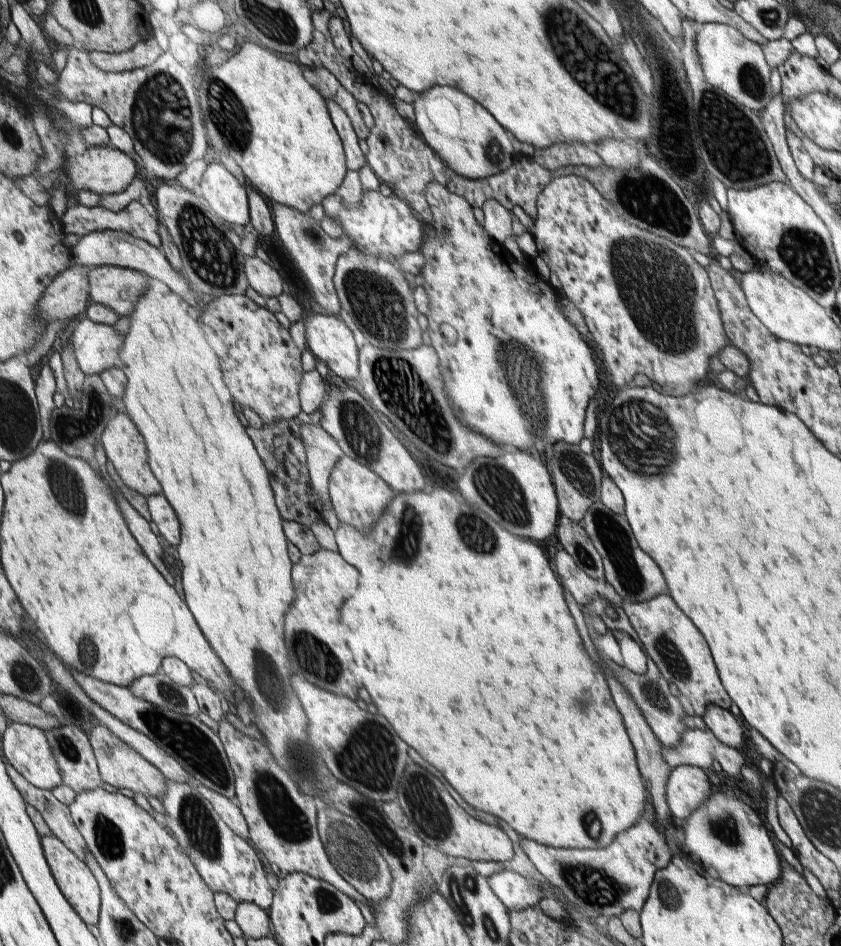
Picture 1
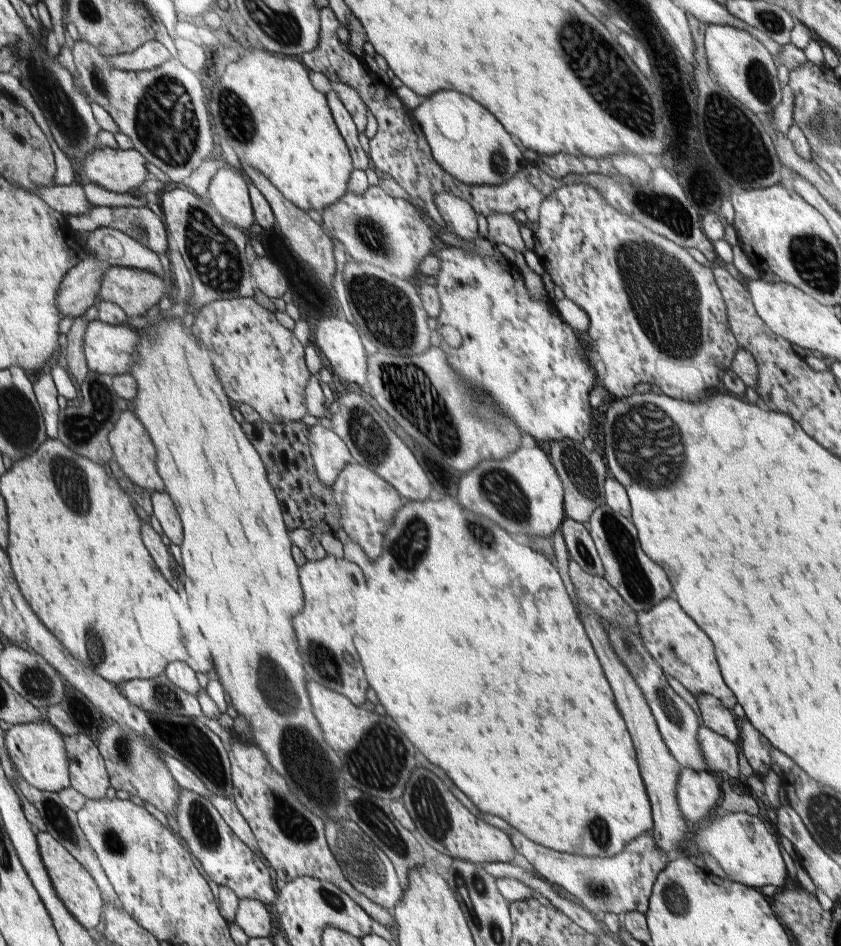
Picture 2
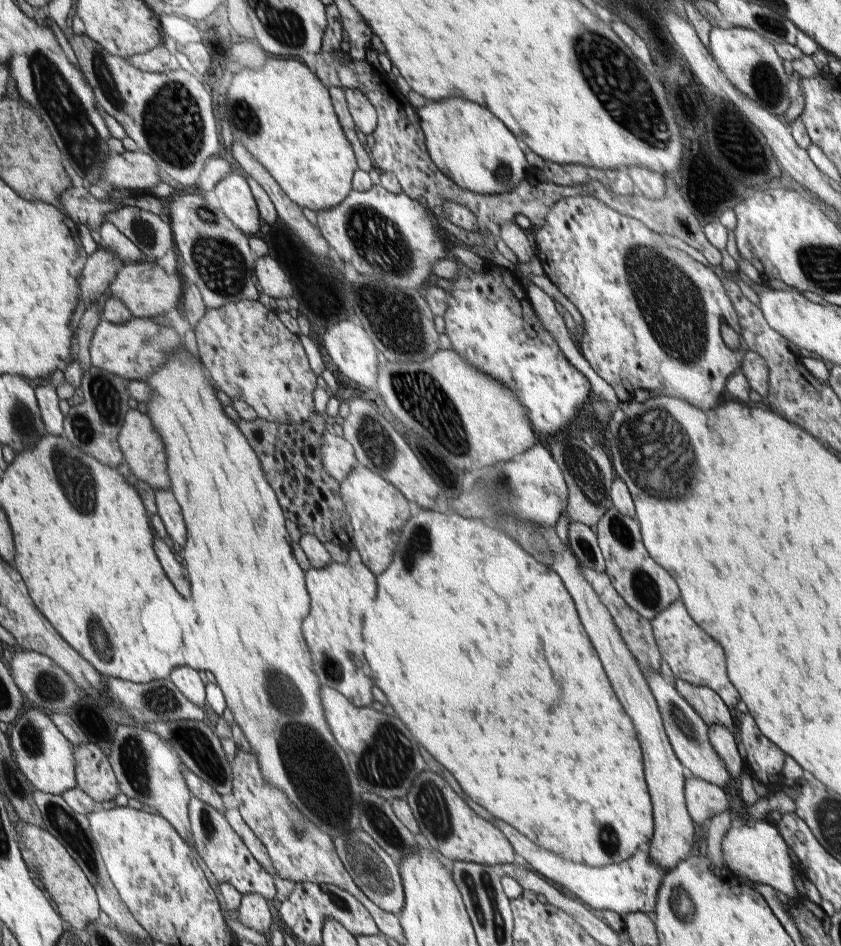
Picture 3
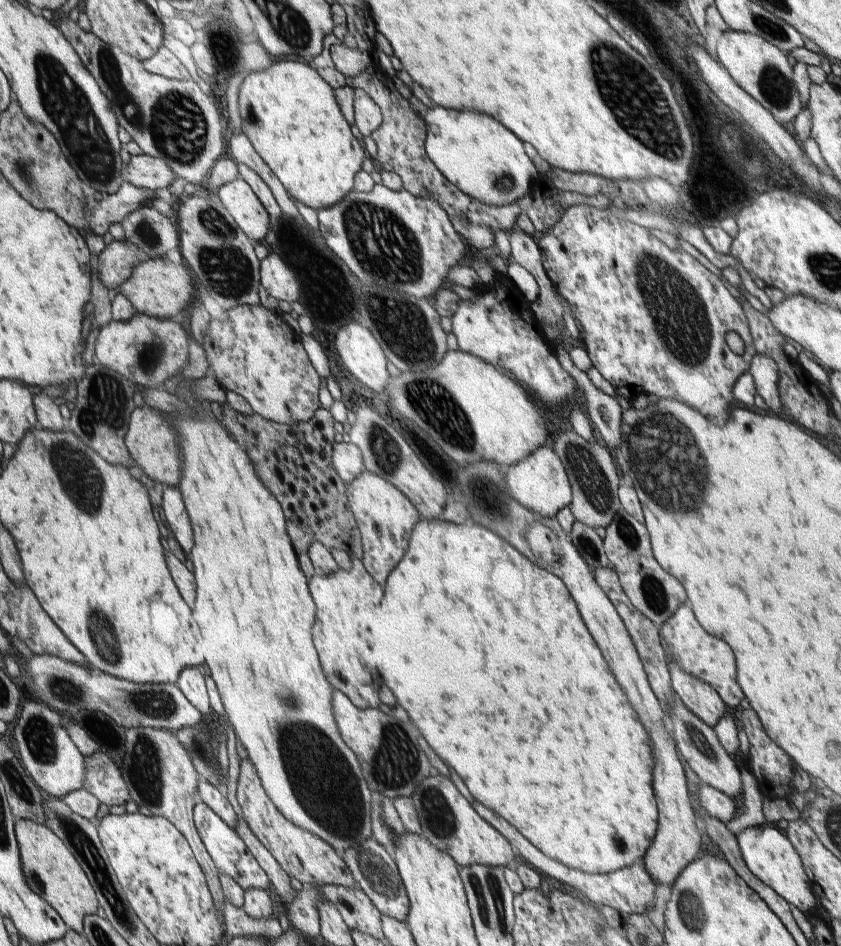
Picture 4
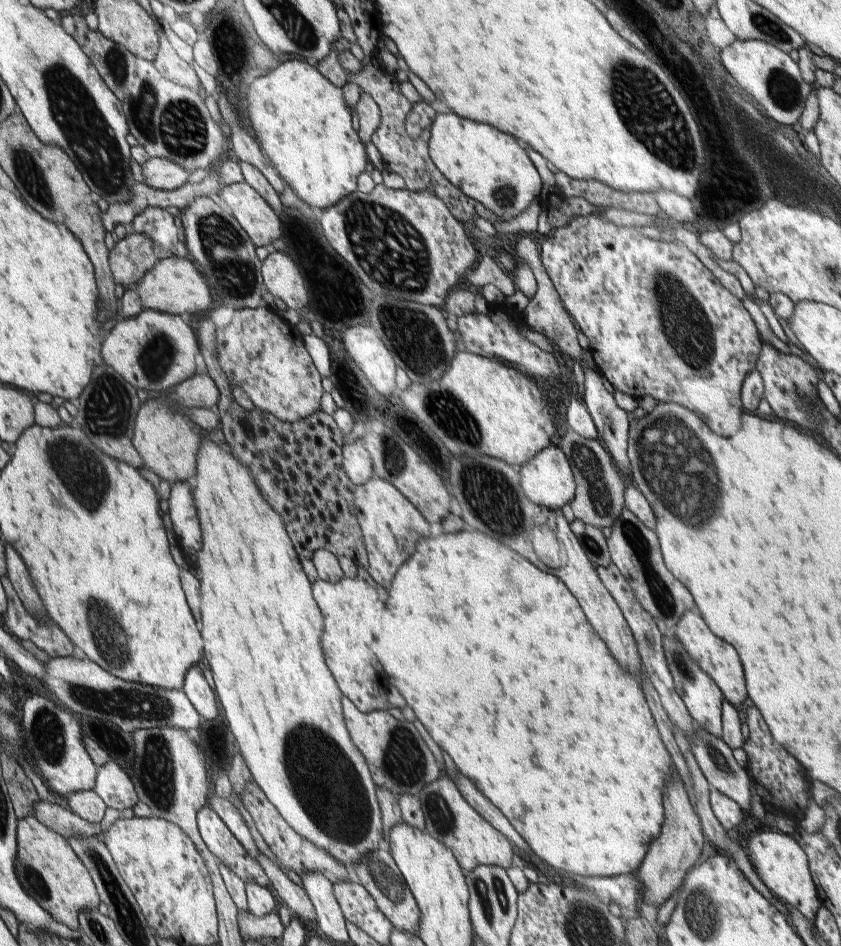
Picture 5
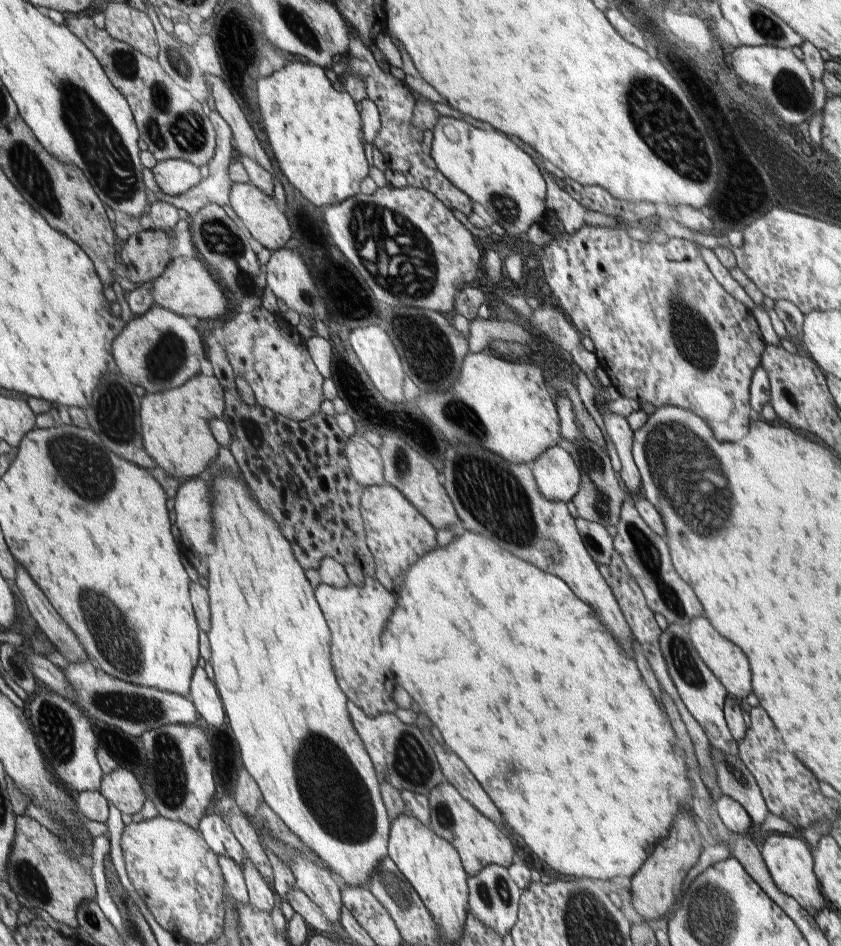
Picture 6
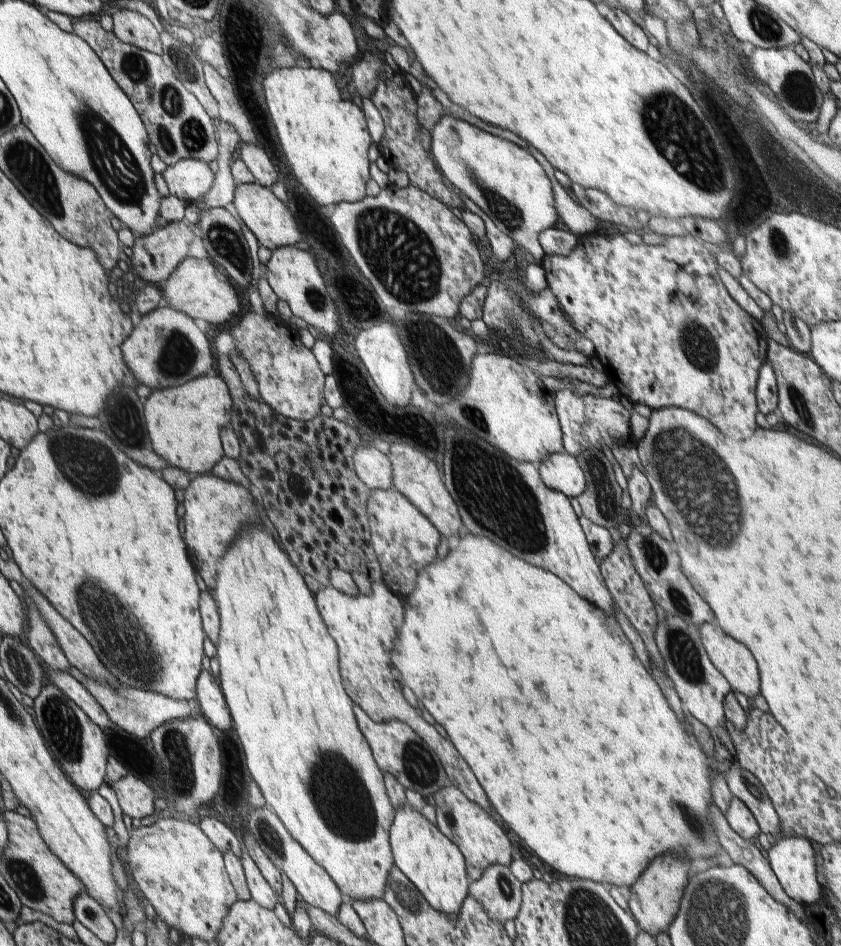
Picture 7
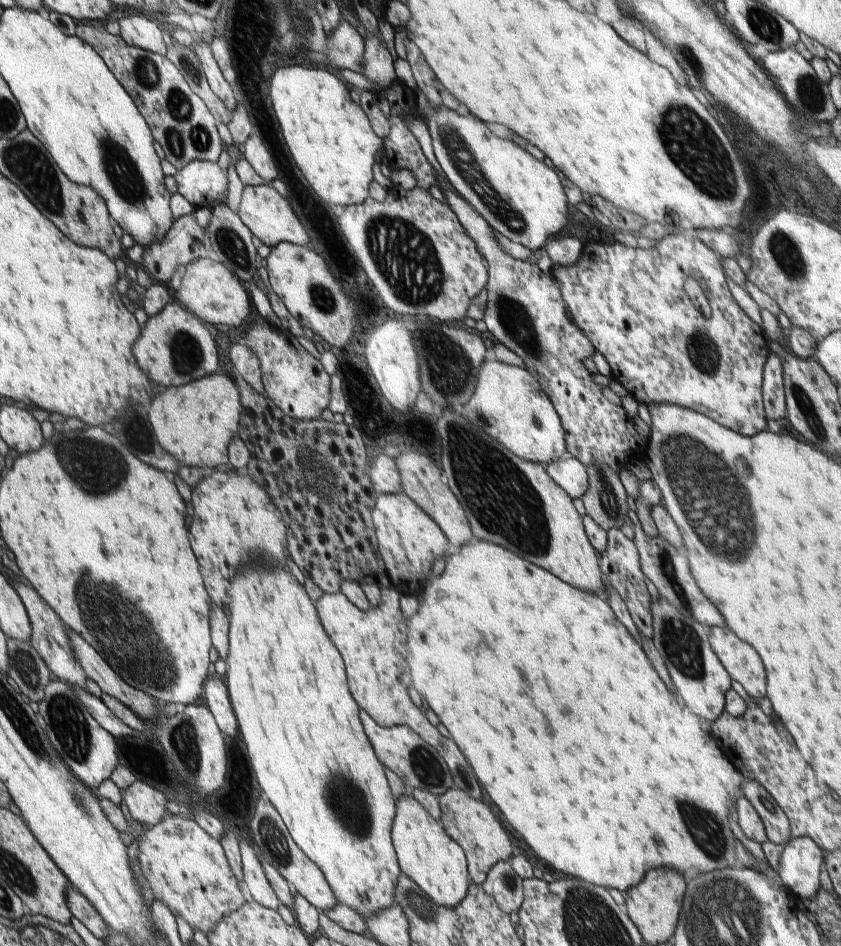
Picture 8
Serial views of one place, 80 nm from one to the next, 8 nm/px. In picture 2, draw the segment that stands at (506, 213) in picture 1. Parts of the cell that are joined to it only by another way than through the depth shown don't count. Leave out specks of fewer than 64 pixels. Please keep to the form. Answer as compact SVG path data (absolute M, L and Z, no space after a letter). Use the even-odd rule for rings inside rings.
M498 212L486 218L489 224L488 240L496 244L506 244L512 250L524 254L527 248L520 235L521 225L513 219L513 215Z

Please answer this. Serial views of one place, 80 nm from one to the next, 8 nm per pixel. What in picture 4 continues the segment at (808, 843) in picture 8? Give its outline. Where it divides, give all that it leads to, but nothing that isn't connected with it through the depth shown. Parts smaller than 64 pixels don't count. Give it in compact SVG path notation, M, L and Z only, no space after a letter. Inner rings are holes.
M767 824L758 825L747 828L736 838L748 868L764 884L767 884L777 895L787 900L792 906L796 906L805 915L817 913L817 896L813 893L813 886L802 864L801 856L782 830Z

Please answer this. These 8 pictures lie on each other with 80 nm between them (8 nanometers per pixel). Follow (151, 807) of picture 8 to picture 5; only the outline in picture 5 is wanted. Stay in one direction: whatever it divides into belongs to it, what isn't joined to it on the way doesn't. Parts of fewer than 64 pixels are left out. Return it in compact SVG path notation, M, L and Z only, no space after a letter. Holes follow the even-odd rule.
M115 761L99 767L95 787L92 789L107 807L122 811L134 808L138 800L135 786L128 774Z

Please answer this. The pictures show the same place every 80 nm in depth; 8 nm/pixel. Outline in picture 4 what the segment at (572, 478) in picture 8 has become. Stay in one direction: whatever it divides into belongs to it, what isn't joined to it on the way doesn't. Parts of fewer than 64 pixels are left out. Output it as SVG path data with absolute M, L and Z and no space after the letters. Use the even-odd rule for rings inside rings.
M544 445L520 463L500 466L500 468L507 474L507 485L511 495L525 507L542 516L556 516L557 512L564 506L569 506L573 499L570 476L555 448Z

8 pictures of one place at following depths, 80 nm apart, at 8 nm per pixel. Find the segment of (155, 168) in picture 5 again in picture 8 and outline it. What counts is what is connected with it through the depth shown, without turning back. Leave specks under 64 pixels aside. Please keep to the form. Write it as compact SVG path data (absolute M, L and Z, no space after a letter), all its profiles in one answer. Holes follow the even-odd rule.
M194 160L174 174L177 193L192 206L214 208L216 200L228 192L228 174L209 161Z

